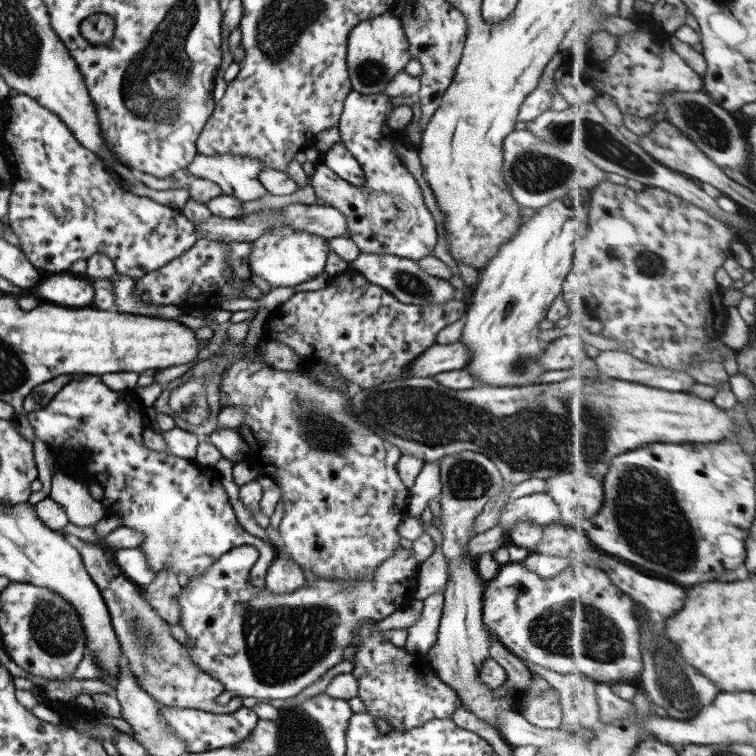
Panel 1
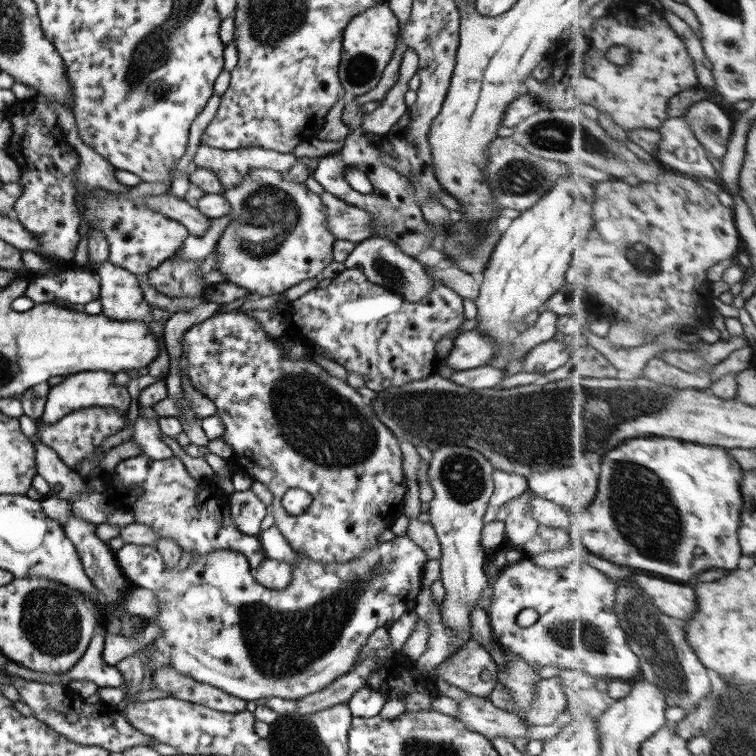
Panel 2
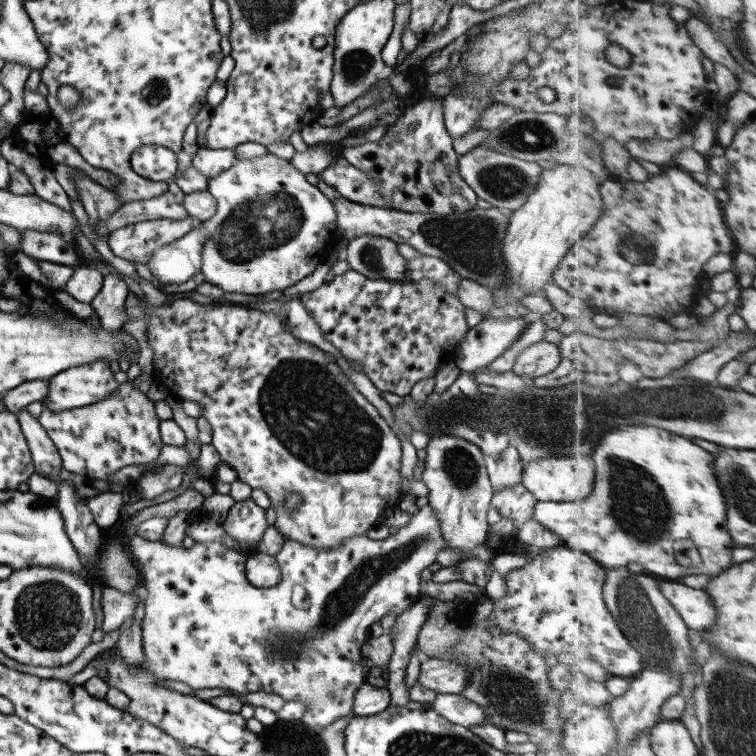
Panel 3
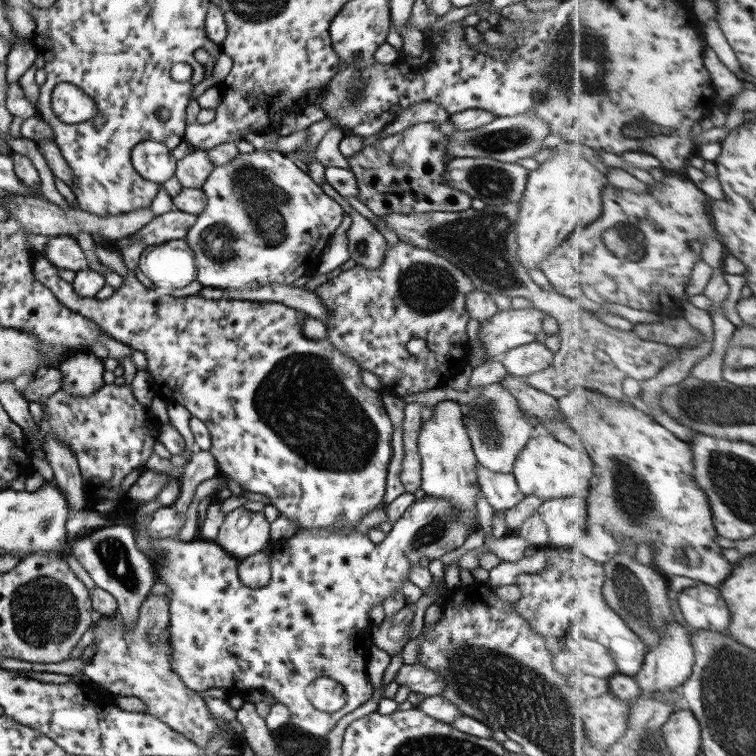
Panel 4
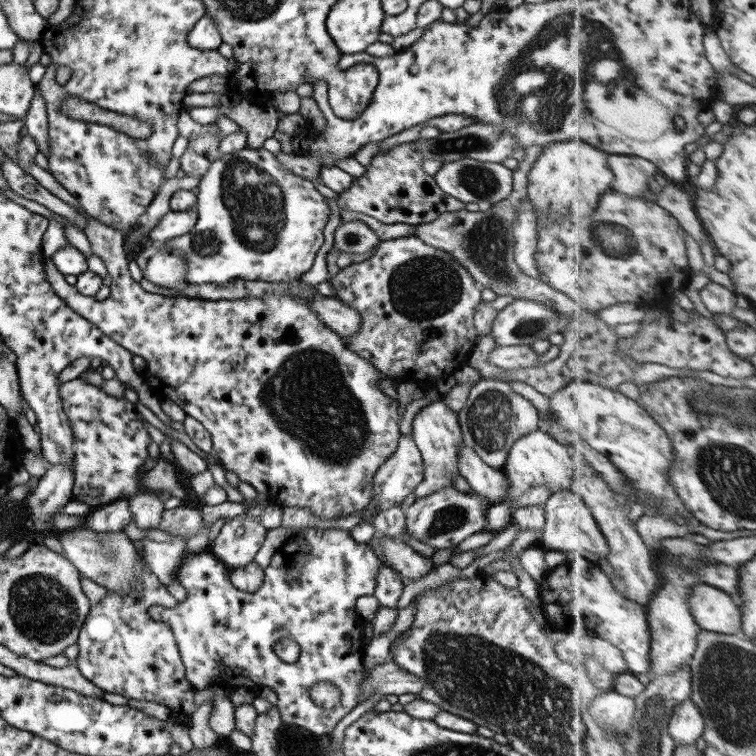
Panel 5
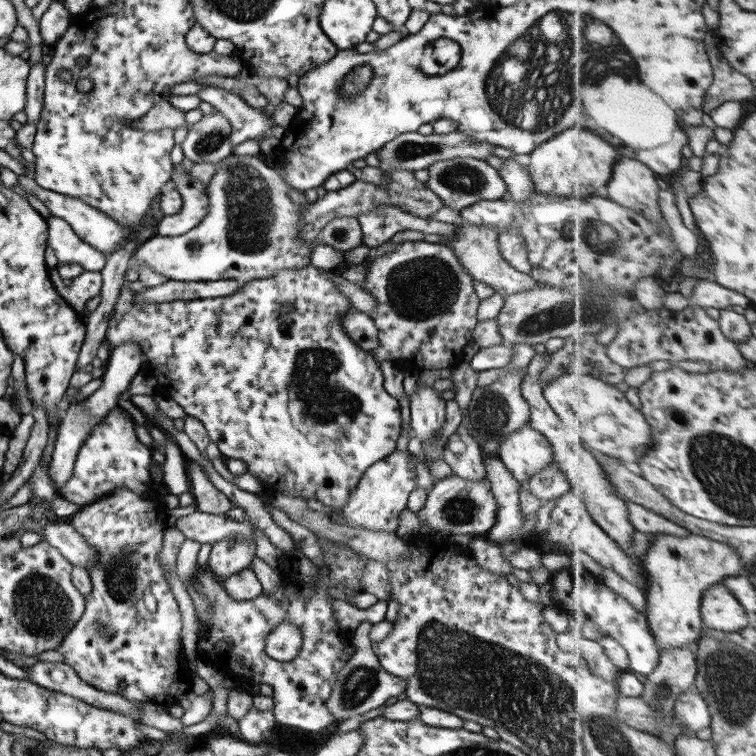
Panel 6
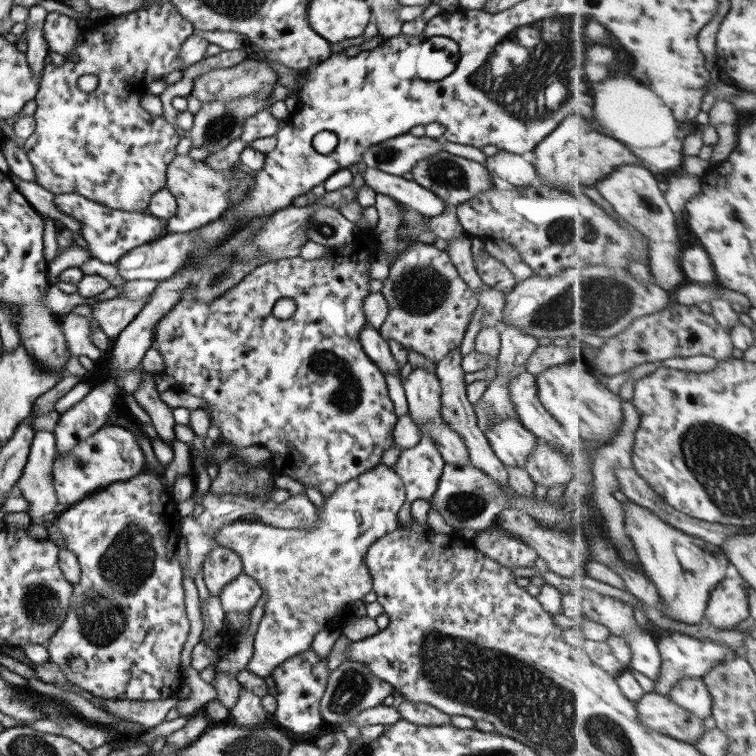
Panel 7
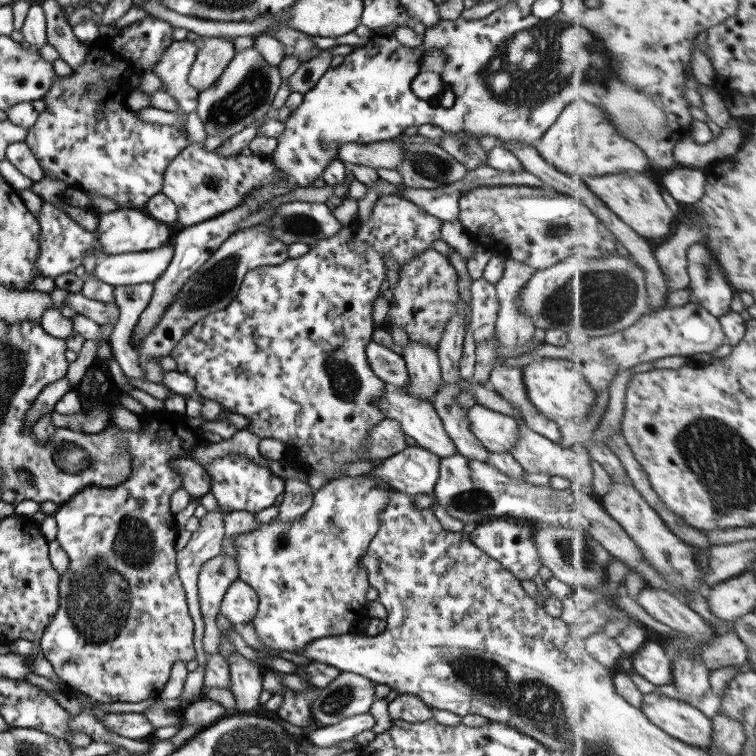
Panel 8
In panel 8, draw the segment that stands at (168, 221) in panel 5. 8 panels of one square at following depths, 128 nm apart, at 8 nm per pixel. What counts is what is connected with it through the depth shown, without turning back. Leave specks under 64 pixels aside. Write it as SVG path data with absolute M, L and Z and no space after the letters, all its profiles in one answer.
M204 142L190 143L166 167L161 193L176 204L178 224L192 227L240 206L254 189L276 187L281 179L280 171L267 156L224 158L216 152L205 150Z

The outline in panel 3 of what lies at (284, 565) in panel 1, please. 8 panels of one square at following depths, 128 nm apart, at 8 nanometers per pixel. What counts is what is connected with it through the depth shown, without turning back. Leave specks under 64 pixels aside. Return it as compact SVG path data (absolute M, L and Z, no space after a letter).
M256 552L242 560L245 563L248 584L256 588L270 588L281 581L282 573L276 557Z

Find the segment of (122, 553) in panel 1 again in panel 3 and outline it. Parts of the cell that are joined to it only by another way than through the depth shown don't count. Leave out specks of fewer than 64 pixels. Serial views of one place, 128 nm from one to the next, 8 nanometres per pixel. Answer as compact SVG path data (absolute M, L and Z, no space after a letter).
M430 504L422 508L417 508L416 515L410 516L410 523L404 528L400 528L395 534L389 535L385 540L370 540L367 535L352 536L346 540L342 547L334 549L316 549L308 545L300 544L294 540L286 539L282 551L276 556L278 565L282 573L281 581L270 588L256 588L248 584L245 573L245 563L241 553L224 547L222 543L196 543L192 548L186 550L182 546L172 547L161 541L148 541L134 535L129 541L132 559L136 561L139 571L142 572L142 591L146 594L145 608L146 614L141 625L141 639L143 642L143 653L145 654L145 666L156 678L168 680L180 680L188 684L193 689L200 688L222 688L222 690L232 690L236 694L248 694L249 692L273 692L278 694L285 701L300 701L305 704L307 711L301 718L302 722L322 735L323 727L330 724L338 717L352 715L354 693L359 686L366 682L366 674L362 664L362 647L370 639L370 629L372 625L382 621L386 615L396 616L408 611L408 608L420 596L420 574L430 565L436 562L440 552L446 550L448 545L442 539L440 523L434 515L434 509Z

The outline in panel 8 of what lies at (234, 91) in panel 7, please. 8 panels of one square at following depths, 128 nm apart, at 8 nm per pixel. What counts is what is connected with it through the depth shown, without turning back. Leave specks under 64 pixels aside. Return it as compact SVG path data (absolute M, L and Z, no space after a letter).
M199 36L199 40L194 41L194 44L197 57L187 82L200 93L218 82L236 53L230 38Z

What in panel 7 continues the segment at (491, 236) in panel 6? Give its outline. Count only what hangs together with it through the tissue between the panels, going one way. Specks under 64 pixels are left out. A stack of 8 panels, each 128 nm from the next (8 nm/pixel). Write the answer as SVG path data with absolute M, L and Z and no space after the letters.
M486 250L475 262L475 269L484 285L502 291L504 294L508 294L518 284L512 271Z

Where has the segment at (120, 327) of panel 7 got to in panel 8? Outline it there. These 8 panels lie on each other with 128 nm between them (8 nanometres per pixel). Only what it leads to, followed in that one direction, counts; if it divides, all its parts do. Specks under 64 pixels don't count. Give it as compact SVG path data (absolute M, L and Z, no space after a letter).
M81 291L68 293L64 304L73 308L77 314L87 316L96 324L111 324L115 326L118 322L120 309L115 302L100 302L86 298Z

